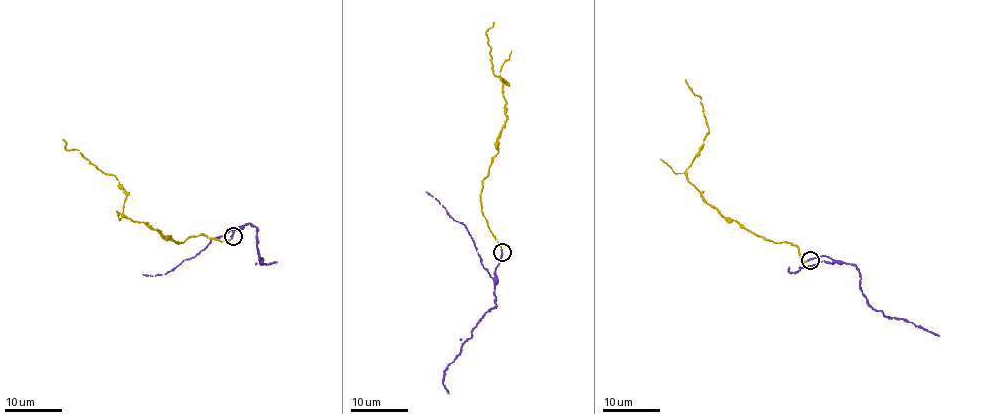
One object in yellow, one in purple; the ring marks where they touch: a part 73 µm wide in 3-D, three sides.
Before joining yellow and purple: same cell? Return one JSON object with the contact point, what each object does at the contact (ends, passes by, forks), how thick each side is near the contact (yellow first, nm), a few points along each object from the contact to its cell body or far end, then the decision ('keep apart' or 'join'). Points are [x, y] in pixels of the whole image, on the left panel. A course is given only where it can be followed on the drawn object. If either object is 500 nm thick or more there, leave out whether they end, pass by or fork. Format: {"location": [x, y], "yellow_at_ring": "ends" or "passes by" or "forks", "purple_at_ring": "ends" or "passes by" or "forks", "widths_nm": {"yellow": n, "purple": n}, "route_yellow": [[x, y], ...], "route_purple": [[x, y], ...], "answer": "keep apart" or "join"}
{"location": [233, 236], "yellow_at_ring": "passes by", "purple_at_ring": "ends", "widths_nm": {"yellow": 100, "purple": 320}, "route_yellow": [[232, 236], [176, 244], [133, 221], [118, 179], [62, 139]], "route_purple": [[232, 236], [234, 227], [248, 223], [256, 227], [261, 265], [276, 261]], "answer": "join"}

